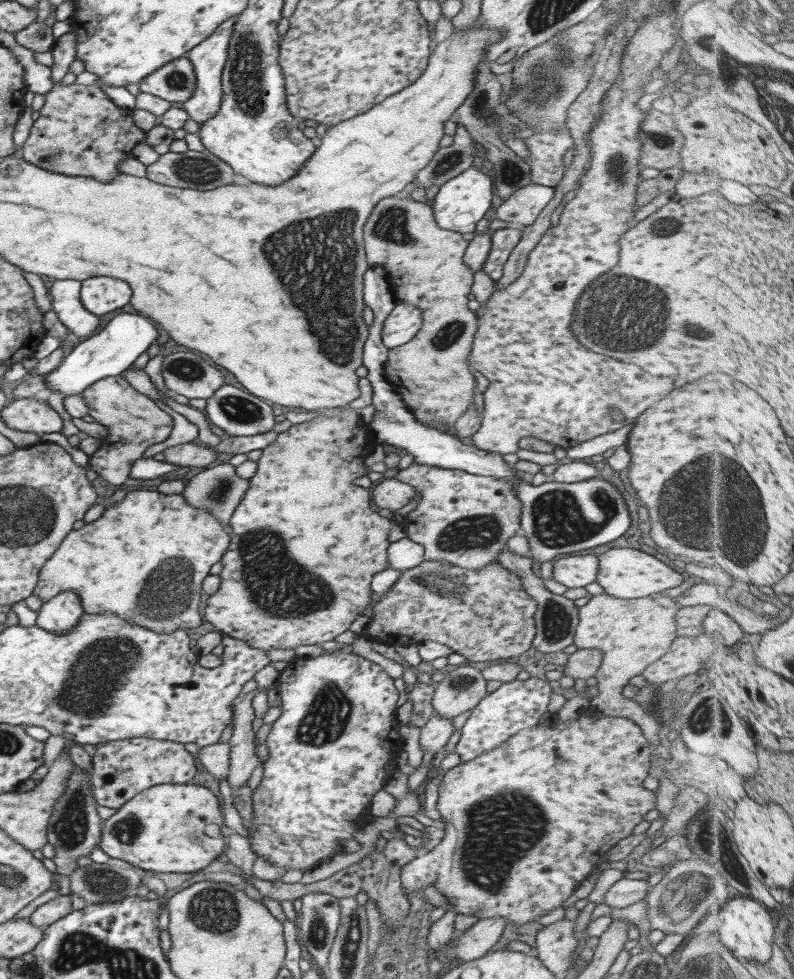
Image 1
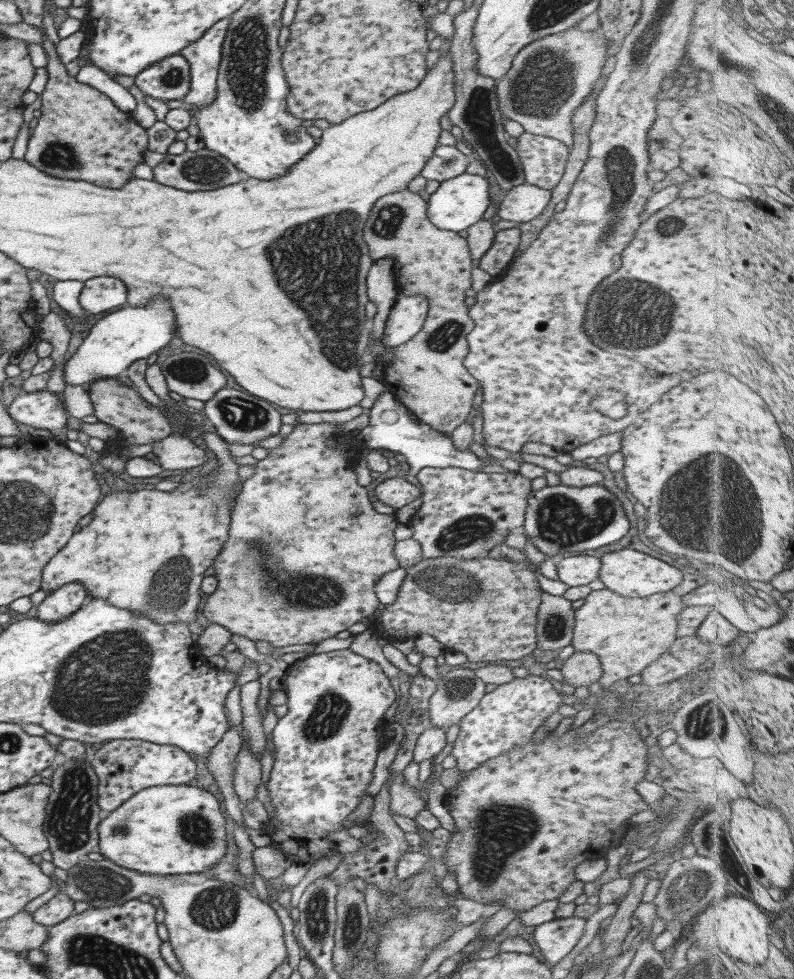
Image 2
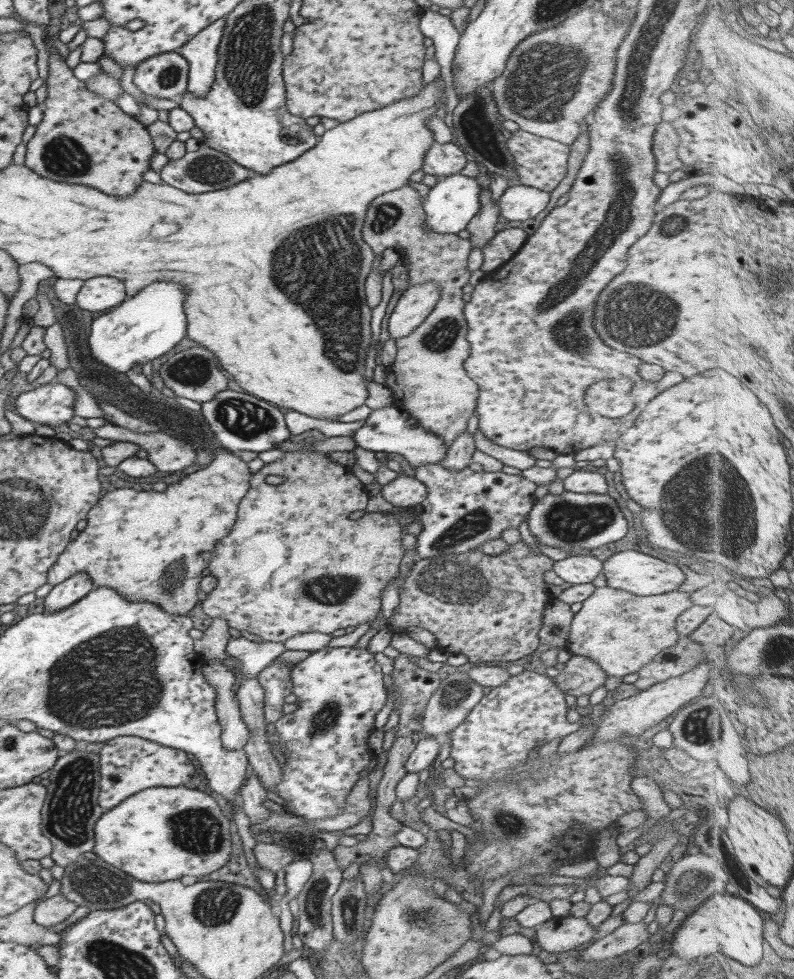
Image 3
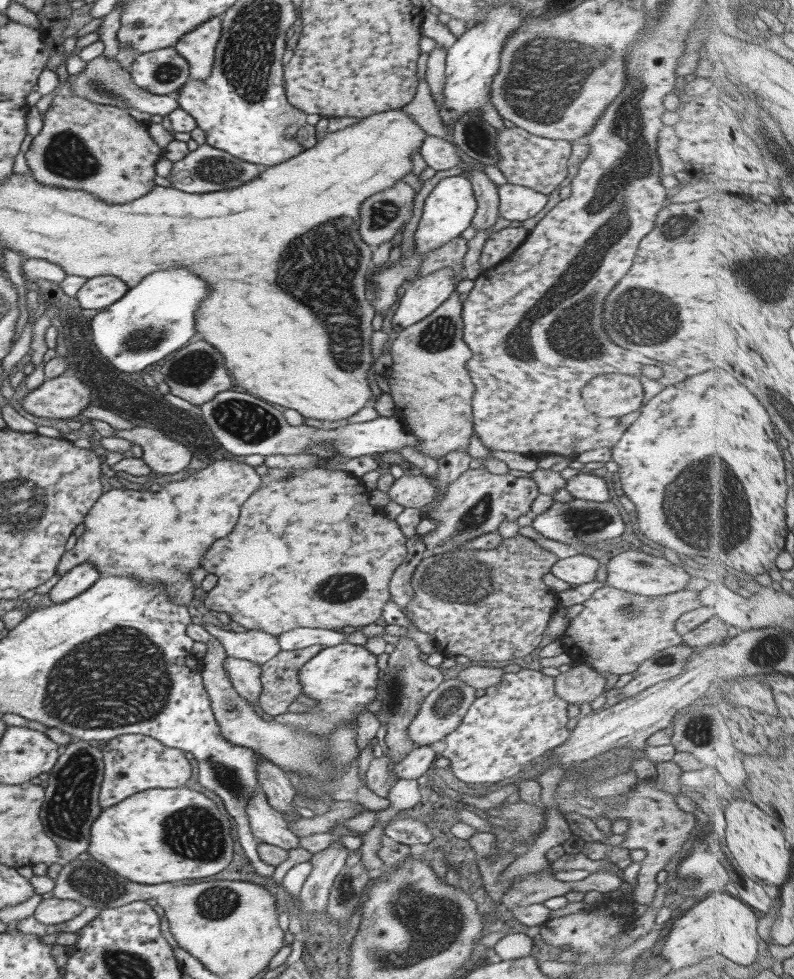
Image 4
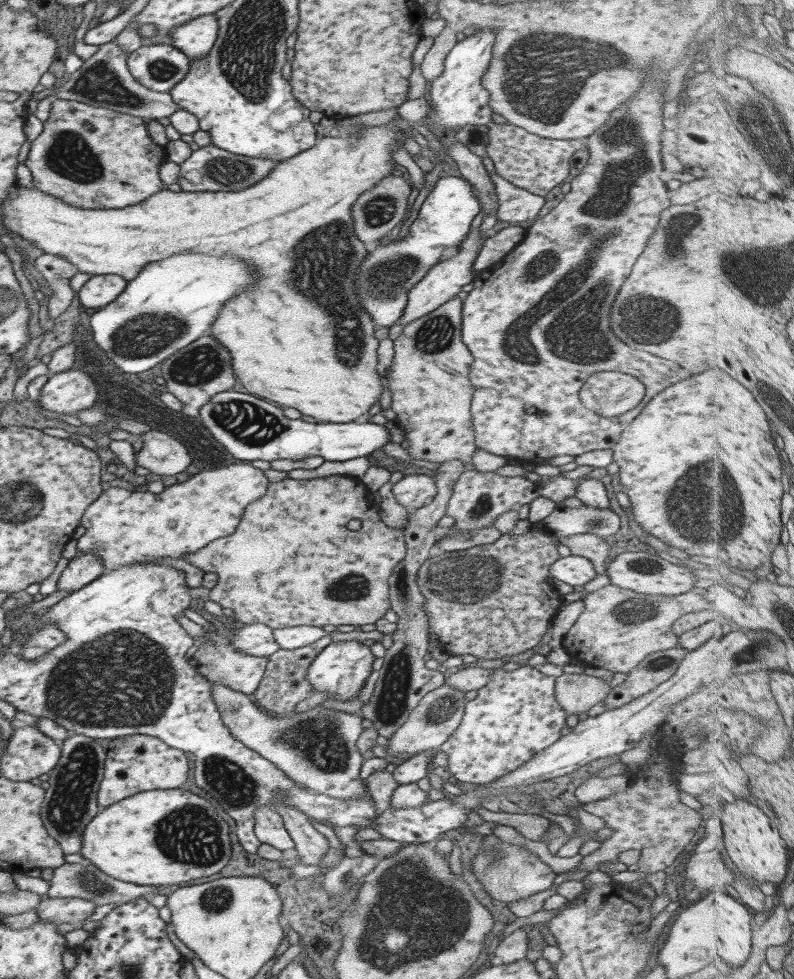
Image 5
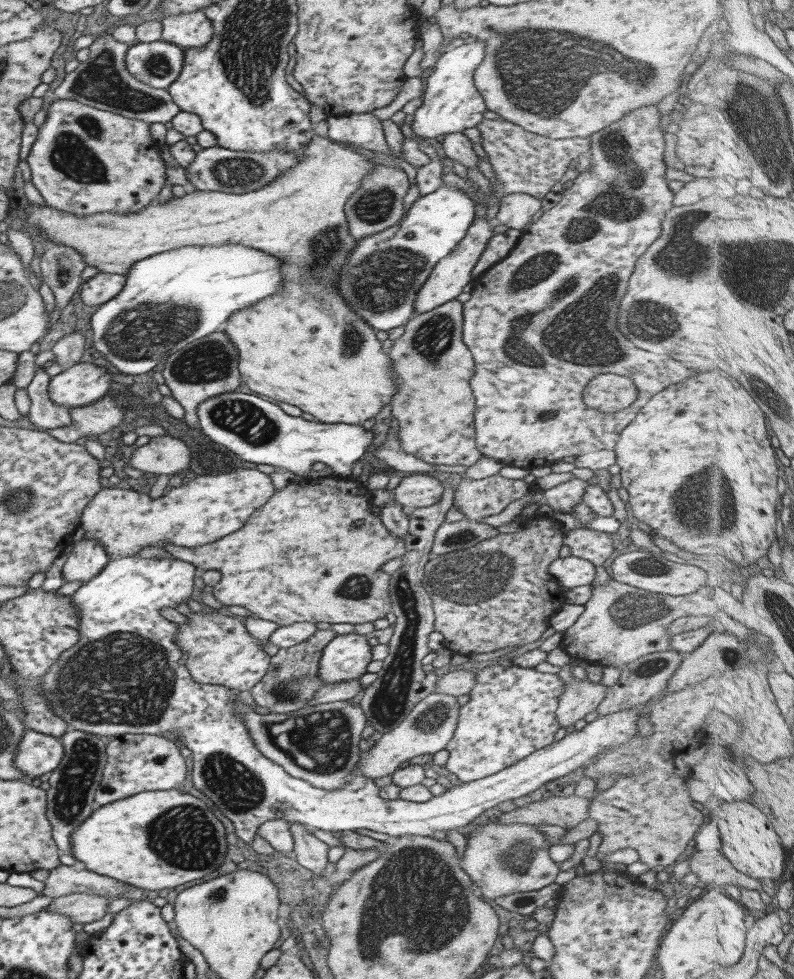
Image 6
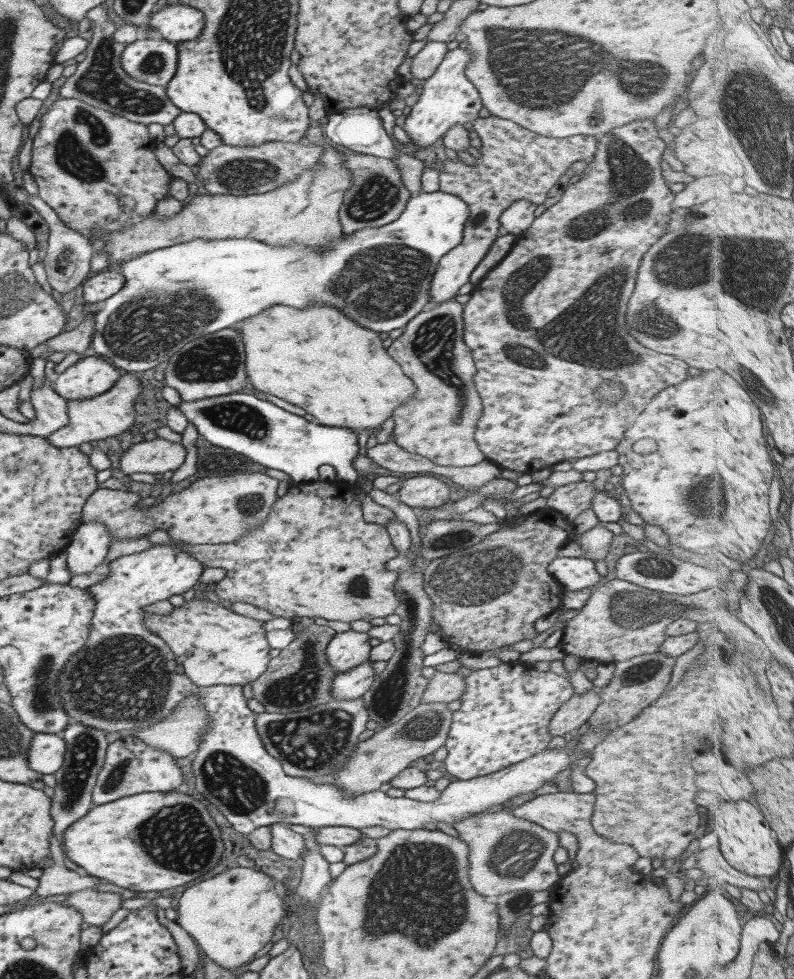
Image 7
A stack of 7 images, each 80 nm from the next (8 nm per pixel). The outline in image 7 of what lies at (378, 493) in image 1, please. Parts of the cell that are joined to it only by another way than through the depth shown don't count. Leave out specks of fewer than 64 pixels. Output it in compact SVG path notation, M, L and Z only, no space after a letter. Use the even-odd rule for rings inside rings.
M417 474L414 476L406 476L401 479L401 487L397 490L399 500L408 507L414 510L419 509L435 509L436 506L441 506L447 500L455 496L455 489L447 486L445 483L439 481L429 474Z

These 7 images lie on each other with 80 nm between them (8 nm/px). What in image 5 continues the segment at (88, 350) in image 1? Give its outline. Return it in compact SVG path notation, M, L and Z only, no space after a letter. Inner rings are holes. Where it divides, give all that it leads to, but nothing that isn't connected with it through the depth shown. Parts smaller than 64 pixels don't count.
M177 254L147 264L113 302L89 318L93 341L111 362L127 374L145 372L173 352L207 334L221 304L247 288L253 276L233 258ZM205 332L205 334L203 334Z

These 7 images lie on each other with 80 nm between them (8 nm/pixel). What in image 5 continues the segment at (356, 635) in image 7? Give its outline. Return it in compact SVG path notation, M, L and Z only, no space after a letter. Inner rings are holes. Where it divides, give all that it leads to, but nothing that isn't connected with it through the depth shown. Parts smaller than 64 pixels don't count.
M357 640L331 642L309 663L306 679L314 692L326 692L333 700L353 700L357 698L364 682L370 686L373 677L371 669L373 660L374 656L370 648Z

